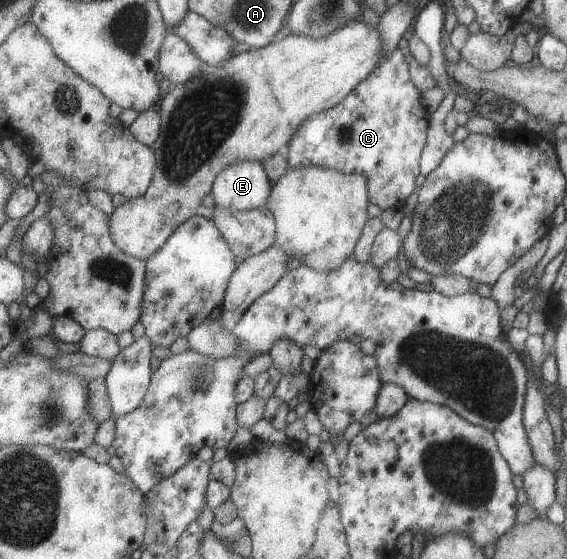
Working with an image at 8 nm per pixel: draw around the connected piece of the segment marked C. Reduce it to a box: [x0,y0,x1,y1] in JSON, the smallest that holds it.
[287,49,429,211]

